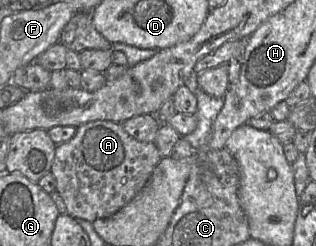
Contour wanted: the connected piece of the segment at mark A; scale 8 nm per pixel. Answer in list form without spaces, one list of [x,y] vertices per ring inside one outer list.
[[[96,120],[76,127],[72,139],[56,145],[51,173],[56,179],[55,190],[66,205],[66,214],[74,219],[93,222],[107,218],[126,206],[146,185],[162,156],[154,142],[141,142],[130,136],[122,123]]]

